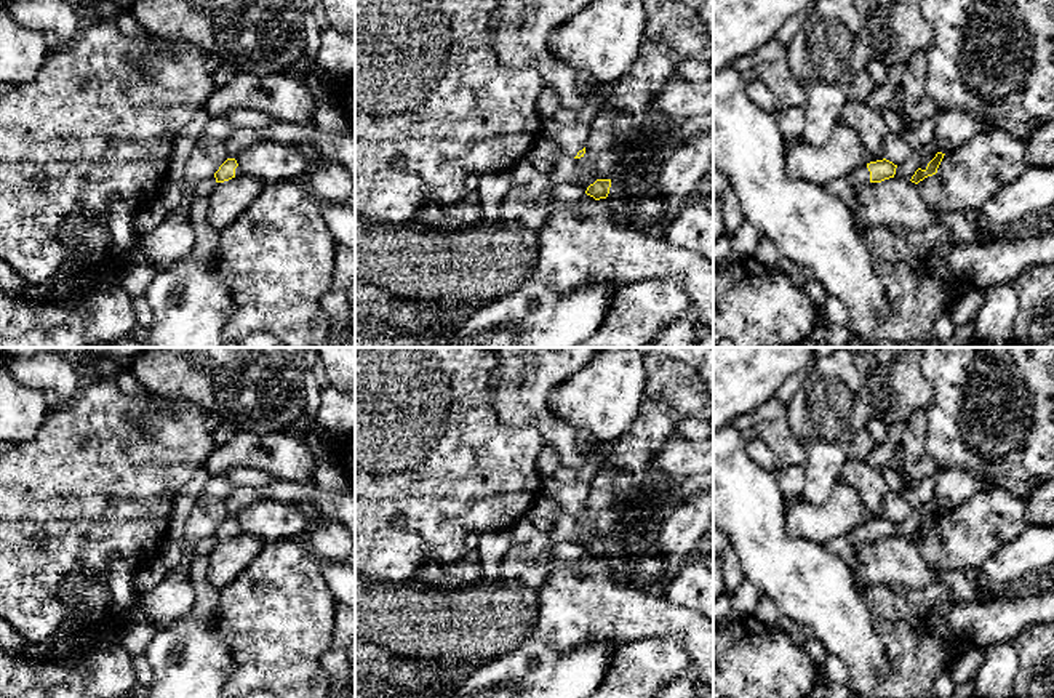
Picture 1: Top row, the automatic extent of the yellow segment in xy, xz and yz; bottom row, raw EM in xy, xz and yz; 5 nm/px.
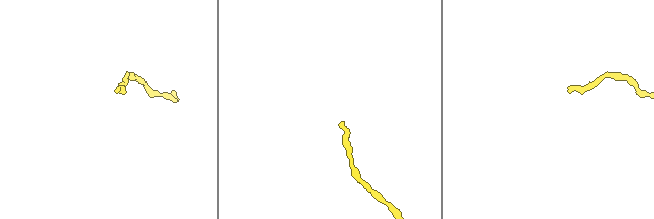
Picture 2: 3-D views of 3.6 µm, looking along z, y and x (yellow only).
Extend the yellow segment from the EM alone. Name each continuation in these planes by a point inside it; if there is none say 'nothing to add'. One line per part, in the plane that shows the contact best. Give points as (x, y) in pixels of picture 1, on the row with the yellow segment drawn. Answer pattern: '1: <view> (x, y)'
1: yz (861, 176)

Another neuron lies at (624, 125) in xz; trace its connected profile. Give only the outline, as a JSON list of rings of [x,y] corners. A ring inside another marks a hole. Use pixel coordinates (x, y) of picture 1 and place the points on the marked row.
[[[621,114],[614,117],[613,131],[619,139],[625,141],[621,150],[621,163],[627,165],[633,162],[645,144],[645,128],[638,131],[637,120],[632,115]]]

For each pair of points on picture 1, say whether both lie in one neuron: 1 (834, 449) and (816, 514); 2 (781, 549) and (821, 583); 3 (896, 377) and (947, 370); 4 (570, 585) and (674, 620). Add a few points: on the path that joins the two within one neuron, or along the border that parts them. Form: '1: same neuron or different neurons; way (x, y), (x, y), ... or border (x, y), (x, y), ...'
1: different neurons; border (838, 481), (822, 501), (806, 501), (800, 497)
2: same neuron; way (790, 559), (811, 578)
3: different neurons; border (920, 364), (933, 388), (926, 410)
4: same neuron; way (595, 610), (614, 615), (648, 617)

